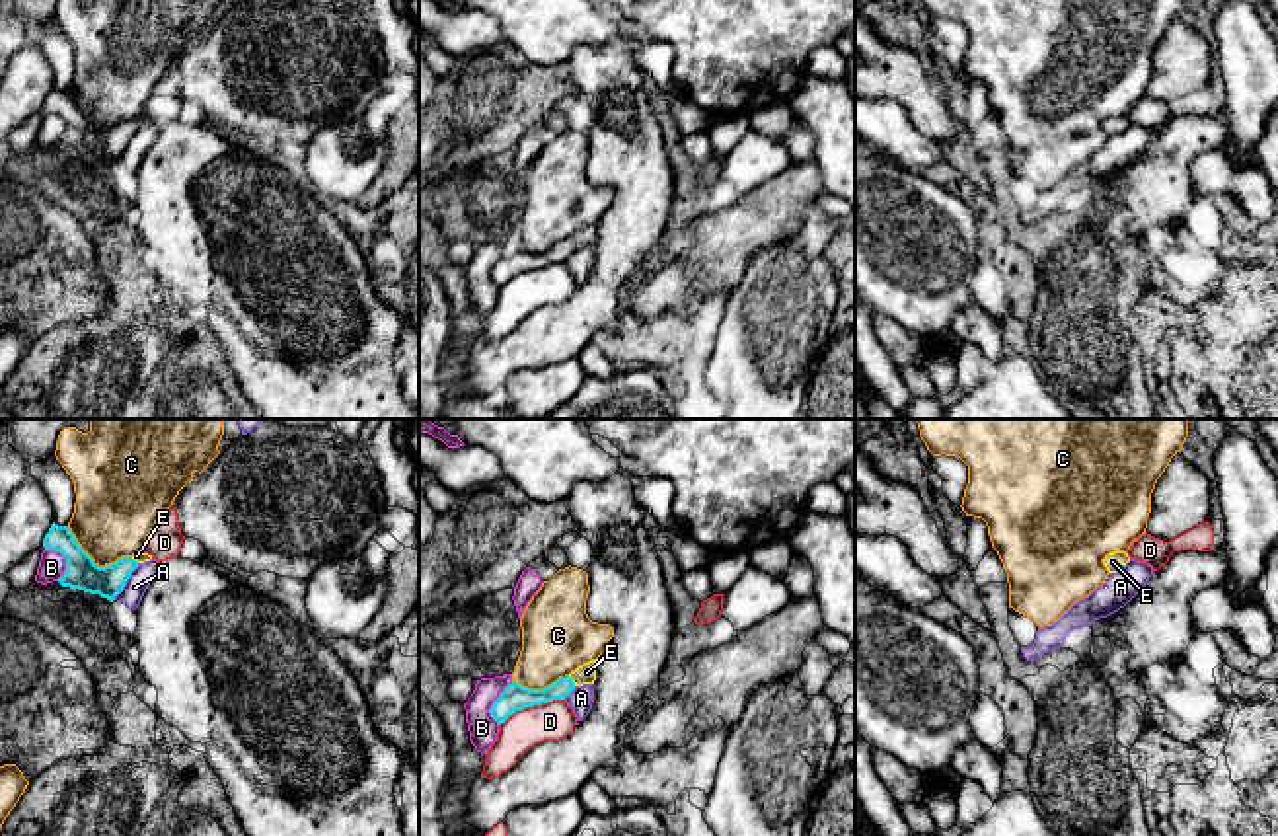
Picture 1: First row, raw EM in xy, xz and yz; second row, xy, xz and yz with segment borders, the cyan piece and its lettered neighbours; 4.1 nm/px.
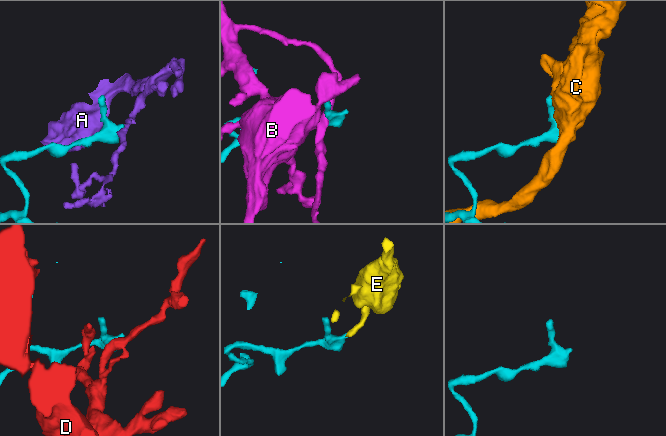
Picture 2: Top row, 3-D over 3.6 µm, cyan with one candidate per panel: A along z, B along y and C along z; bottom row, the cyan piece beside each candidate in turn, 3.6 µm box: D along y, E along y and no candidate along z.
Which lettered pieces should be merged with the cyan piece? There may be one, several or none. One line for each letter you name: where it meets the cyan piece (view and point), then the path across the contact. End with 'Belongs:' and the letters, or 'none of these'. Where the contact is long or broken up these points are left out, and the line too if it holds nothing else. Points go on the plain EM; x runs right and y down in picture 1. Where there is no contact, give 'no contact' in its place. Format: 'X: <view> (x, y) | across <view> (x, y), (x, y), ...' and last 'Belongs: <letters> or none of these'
E: xz (571, 244) | across xz (515, 262), (544, 260), (571, 244), (587, 236)
Belongs: E

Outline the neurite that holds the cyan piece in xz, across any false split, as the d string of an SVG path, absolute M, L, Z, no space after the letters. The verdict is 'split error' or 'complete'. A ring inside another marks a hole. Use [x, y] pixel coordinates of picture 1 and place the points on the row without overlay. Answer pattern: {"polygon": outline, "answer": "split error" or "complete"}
{"polygon": "M598 222L579 230L565 242L559 242L544 253L530 253L516 246L508 247L493 265L489 277L501 288L516 275L542 269L553 263L565 263L577 249L594 247Z", "answer": "split error"}

